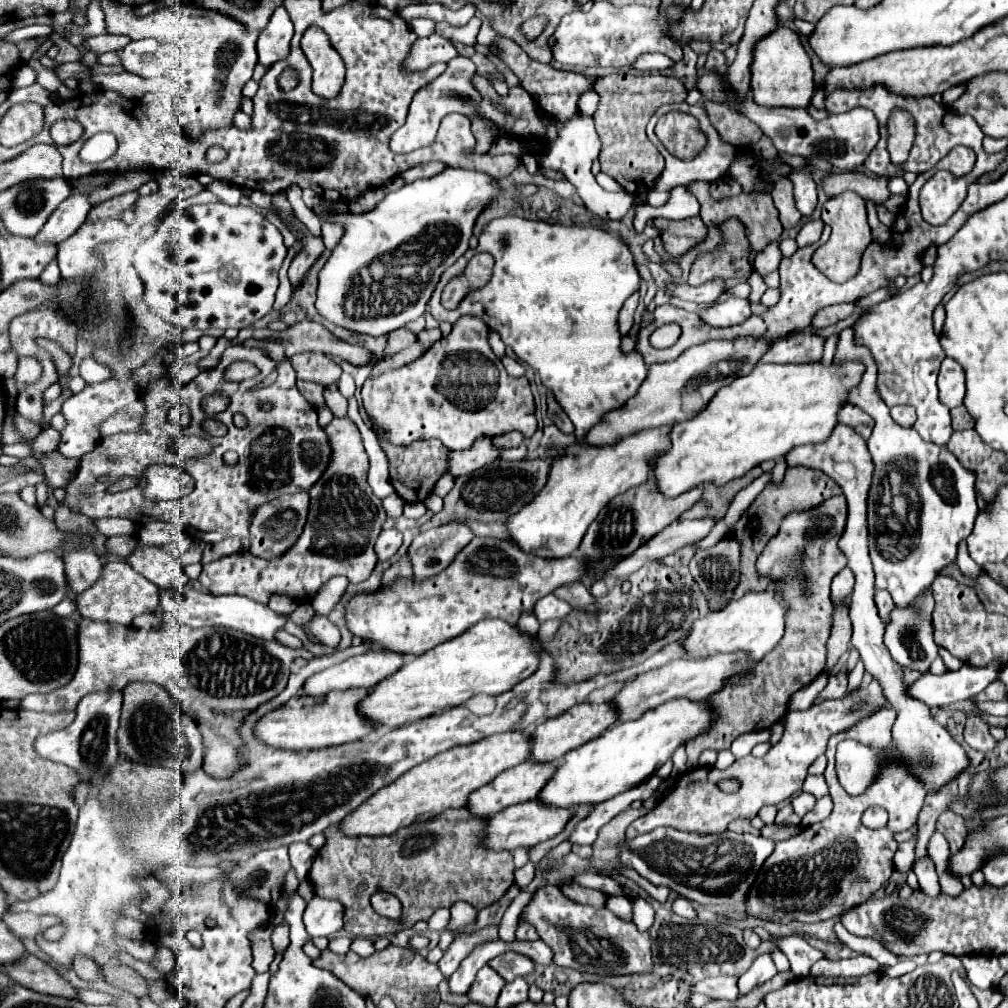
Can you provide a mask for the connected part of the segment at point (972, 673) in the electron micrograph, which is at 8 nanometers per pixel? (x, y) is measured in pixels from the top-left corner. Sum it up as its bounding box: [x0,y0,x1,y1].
[907,662,1001,706]

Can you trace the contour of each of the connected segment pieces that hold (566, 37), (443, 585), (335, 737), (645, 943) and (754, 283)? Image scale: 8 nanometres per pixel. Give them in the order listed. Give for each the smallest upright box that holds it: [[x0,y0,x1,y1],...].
[[551,2,683,66],[347,538,585,654],[253,688,375,750],[519,886,653,976],[747,272,767,304]]

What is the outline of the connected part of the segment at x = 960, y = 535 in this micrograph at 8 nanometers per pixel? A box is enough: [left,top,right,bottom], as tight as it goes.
[833,334,979,606]

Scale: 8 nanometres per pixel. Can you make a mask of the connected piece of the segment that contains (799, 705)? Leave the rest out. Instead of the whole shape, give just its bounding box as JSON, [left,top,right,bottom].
[789,670,831,712]

